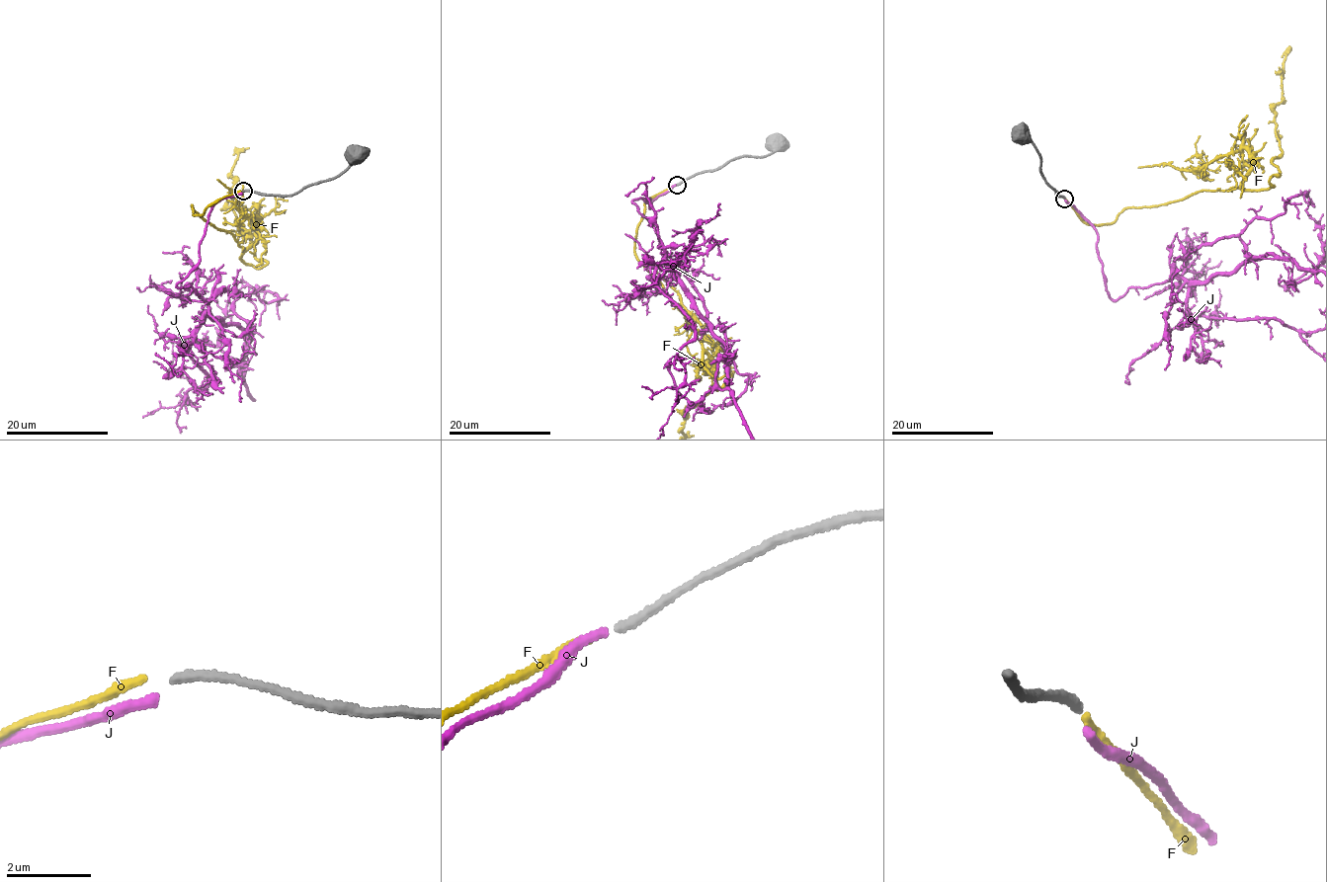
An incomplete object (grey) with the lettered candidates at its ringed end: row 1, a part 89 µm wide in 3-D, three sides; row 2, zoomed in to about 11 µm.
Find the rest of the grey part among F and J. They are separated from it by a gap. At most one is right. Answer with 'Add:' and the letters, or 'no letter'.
Add: no letter

